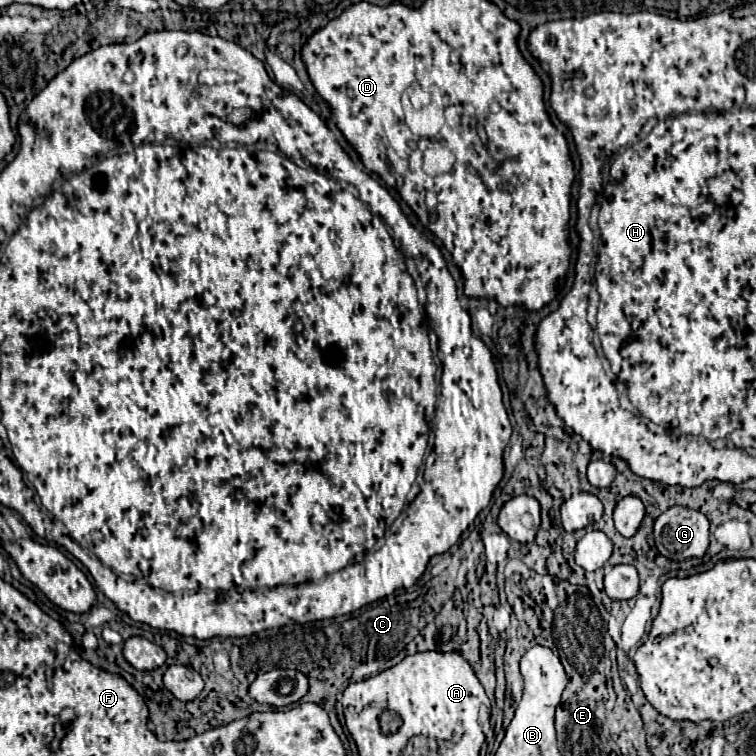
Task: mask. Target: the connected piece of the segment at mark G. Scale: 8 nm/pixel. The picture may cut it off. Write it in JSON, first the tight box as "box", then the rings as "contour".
{"box":[655,507,709,561],"contour":[[[671,507],[655,519],[655,545],[671,561],[703,557],[709,549],[709,519],[687,507]]]}

